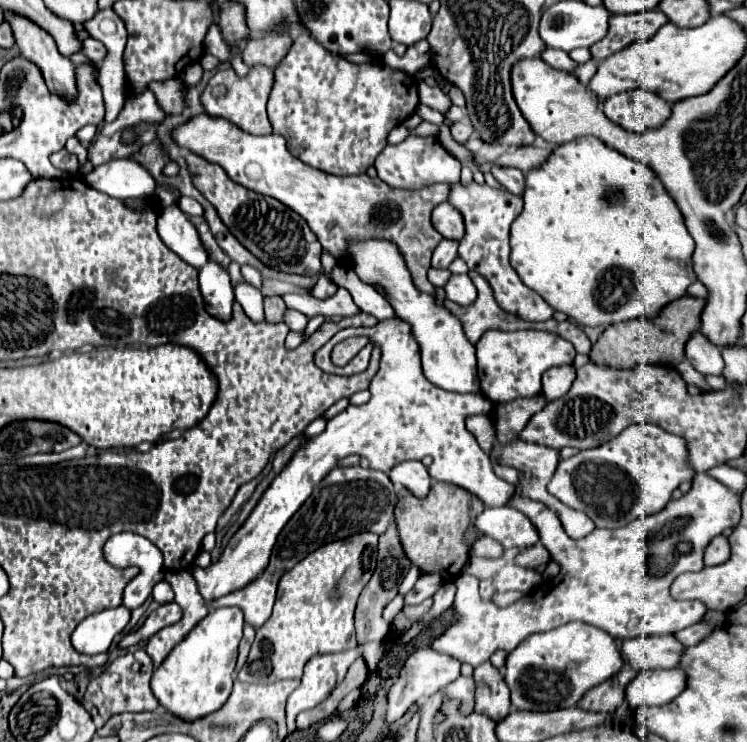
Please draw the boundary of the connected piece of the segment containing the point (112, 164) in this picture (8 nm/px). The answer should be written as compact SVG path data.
M132 158L108 160L86 174L84 180L98 192L118 200L150 198L156 190L156 182L150 172Z

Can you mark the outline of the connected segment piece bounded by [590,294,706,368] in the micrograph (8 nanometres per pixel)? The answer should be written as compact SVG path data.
M682 296L676 302L668 304L656 318L636 318L620 324L612 324L604 330L600 340L592 346L590 360L598 364L608 364L614 368L634 368L636 364L664 364L678 366L684 360L684 346L690 336L700 330L700 312L704 310L706 300L694 296Z

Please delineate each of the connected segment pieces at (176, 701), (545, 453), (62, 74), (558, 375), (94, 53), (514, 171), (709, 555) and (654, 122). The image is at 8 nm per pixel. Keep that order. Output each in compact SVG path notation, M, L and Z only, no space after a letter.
M216 608L200 620L180 644L176 644L172 654L168 654L152 676L152 690L168 712L184 720L196 720L216 712L228 700L234 682L238 644L242 640L242 626L244 618L240 608Z
M516 440L508 446L496 444L494 458L498 464L512 466L538 480L550 480L556 472L556 466L560 460L560 450L548 448L542 444L530 444L524 440Z
M4 12L4 20L10 24L14 40L22 52L22 56L26 56L28 60L32 60L44 74L44 80L50 88L50 92L56 92L62 98L74 98L76 96L76 72L74 72L74 64L70 62L70 58L62 56L58 52L58 46L54 42L52 36L48 36L46 30L42 30L38 24L34 24L32 20L28 20L26 16L20 16L16 12Z
M574 364L554 366L554 368L546 370L542 376L542 392L544 392L544 396L548 396L548 400L556 400L556 398L564 396L564 392L570 390L574 380L576 380Z
M86 38L86 40L82 42L82 54L84 54L88 60L100 64L100 62L104 60L104 56L106 56L106 48L104 48L104 44L100 44L98 40Z
M492 166L490 170L494 174L494 178L512 194L520 196L524 190L524 174L518 168L500 168L500 166Z
M716 536L708 548L706 548L706 554L704 554L704 564L706 566L716 566L716 564L722 564L724 560L730 558L730 544L728 544L728 538L726 536Z
M648 88L620 92L604 100L604 114L630 132L646 132L664 124L670 112L672 104Z

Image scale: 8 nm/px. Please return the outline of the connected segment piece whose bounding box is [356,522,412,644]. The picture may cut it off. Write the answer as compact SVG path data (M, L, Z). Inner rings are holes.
M390 522L388 530L384 534L380 534L380 540L378 540L378 562L376 562L376 570L370 578L370 582L366 584L366 588L362 590L360 594L360 600L358 600L358 608L356 608L356 636L358 636L358 642L364 644L364 642L370 642L374 638L384 638L388 634L388 622L382 618L382 610L384 606L398 594L398 588L400 588L400 582L404 580L406 572L410 570L412 562L410 558L404 554L404 548L400 544L400 536L398 536L398 530L396 530L396 524Z

